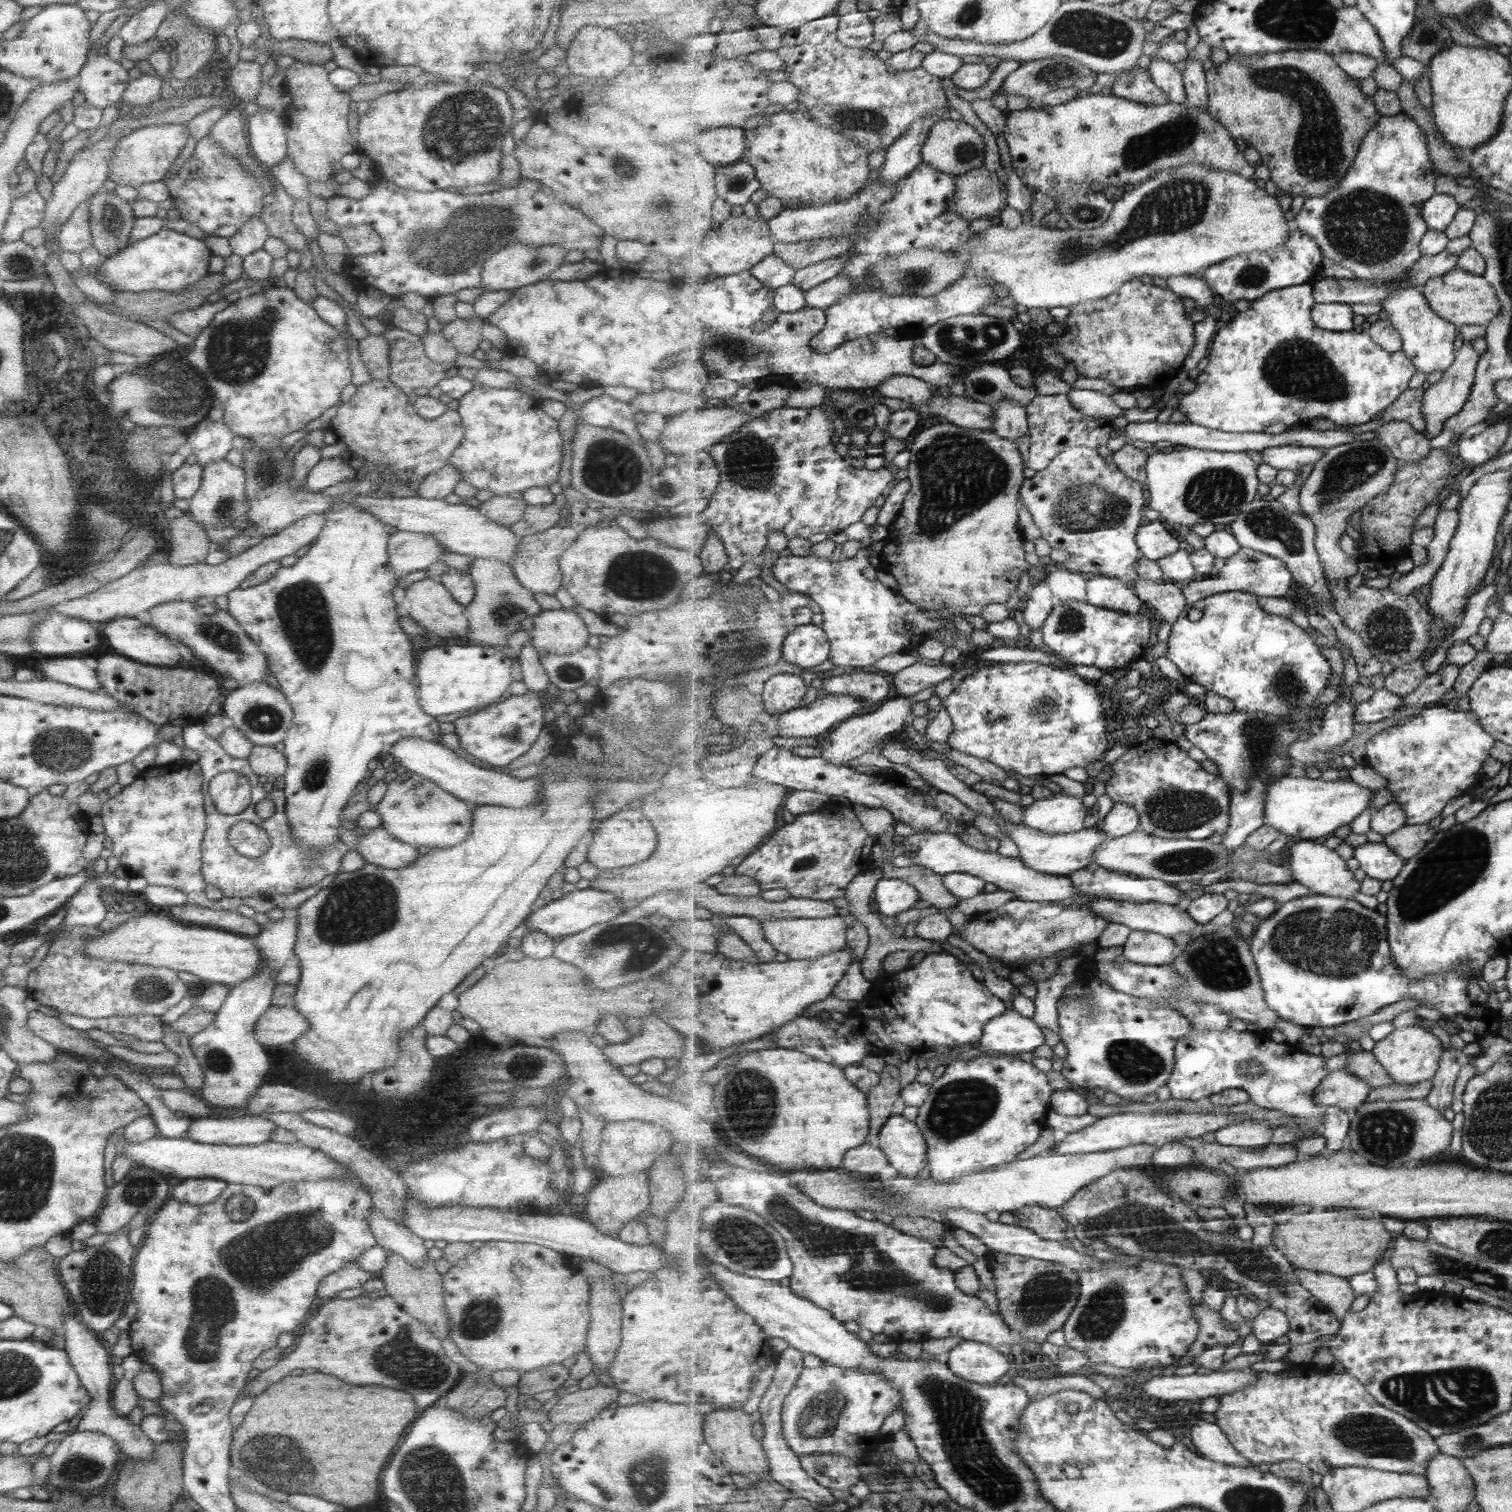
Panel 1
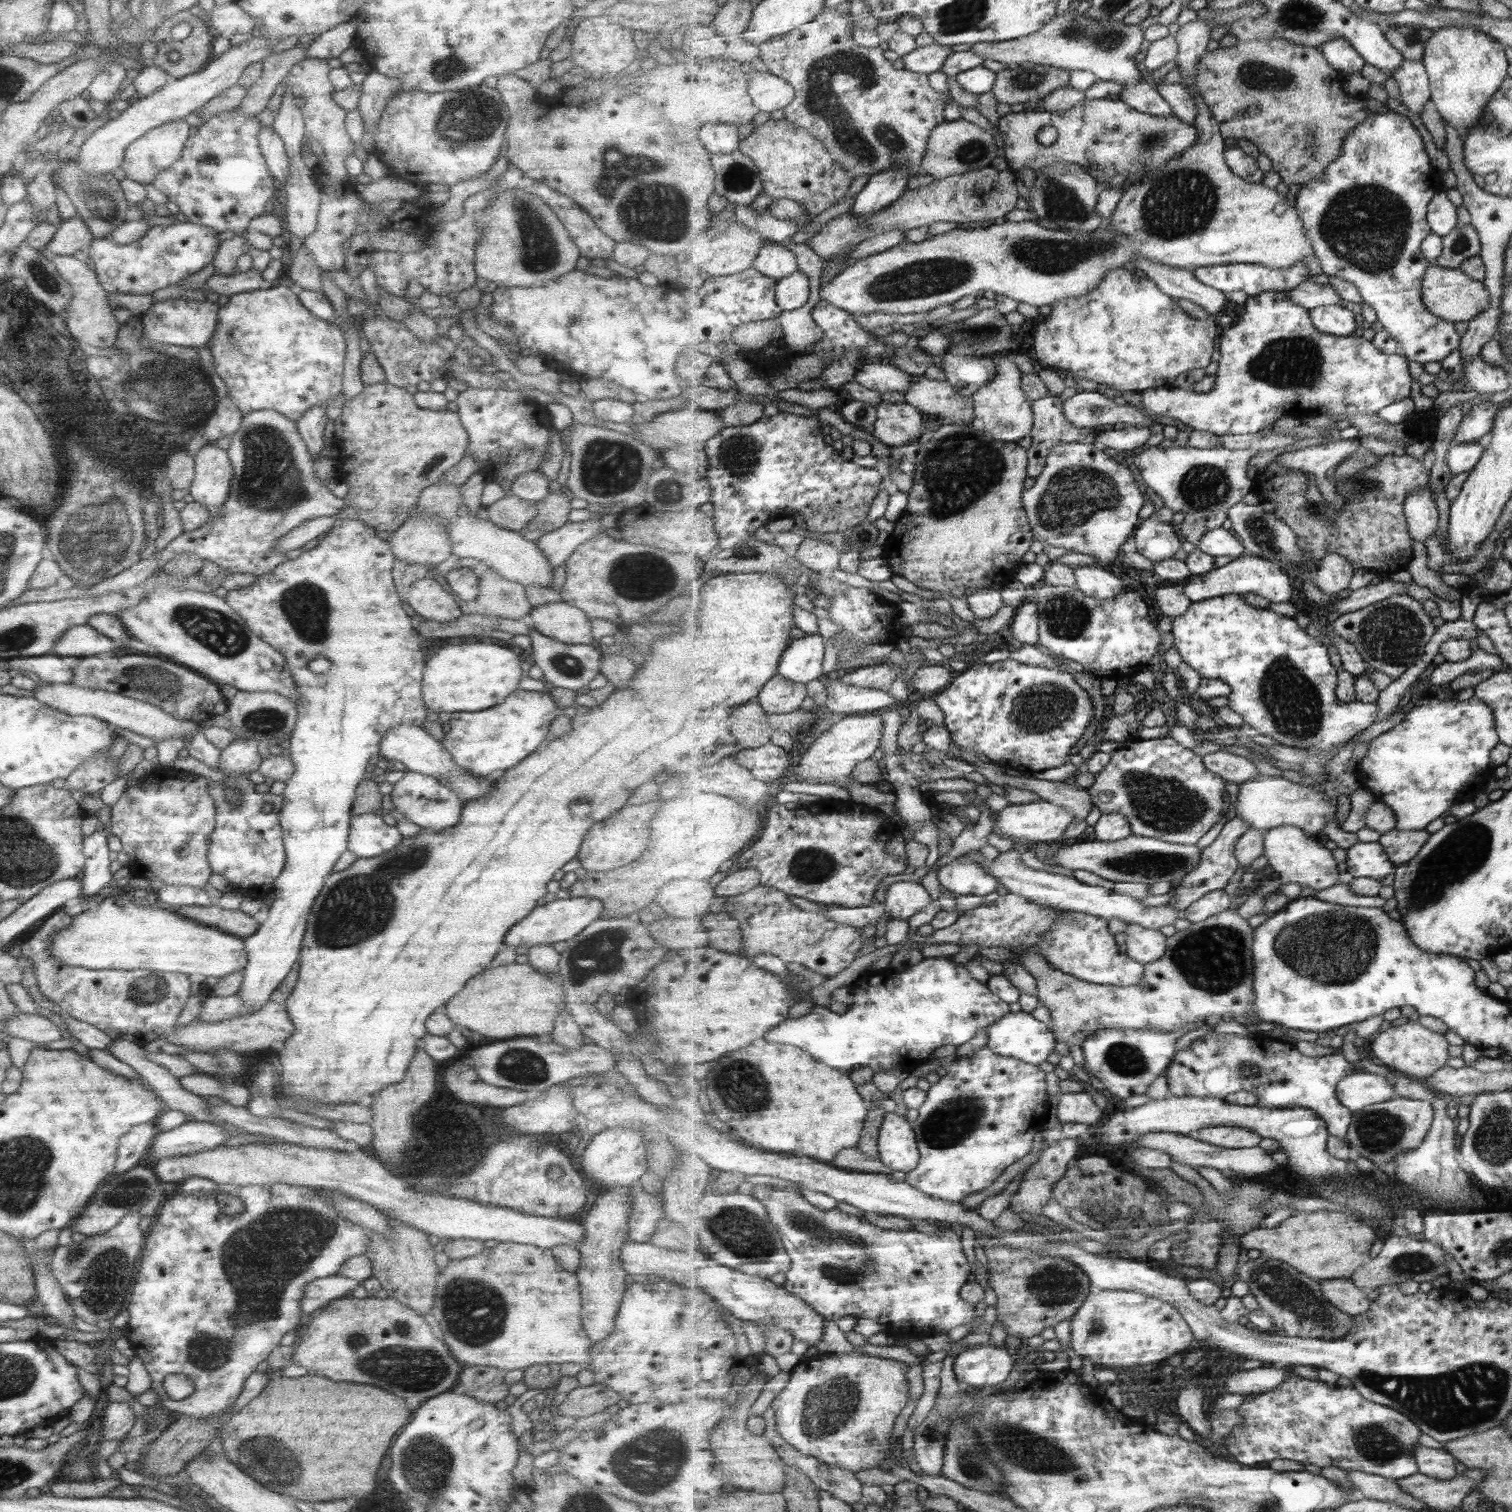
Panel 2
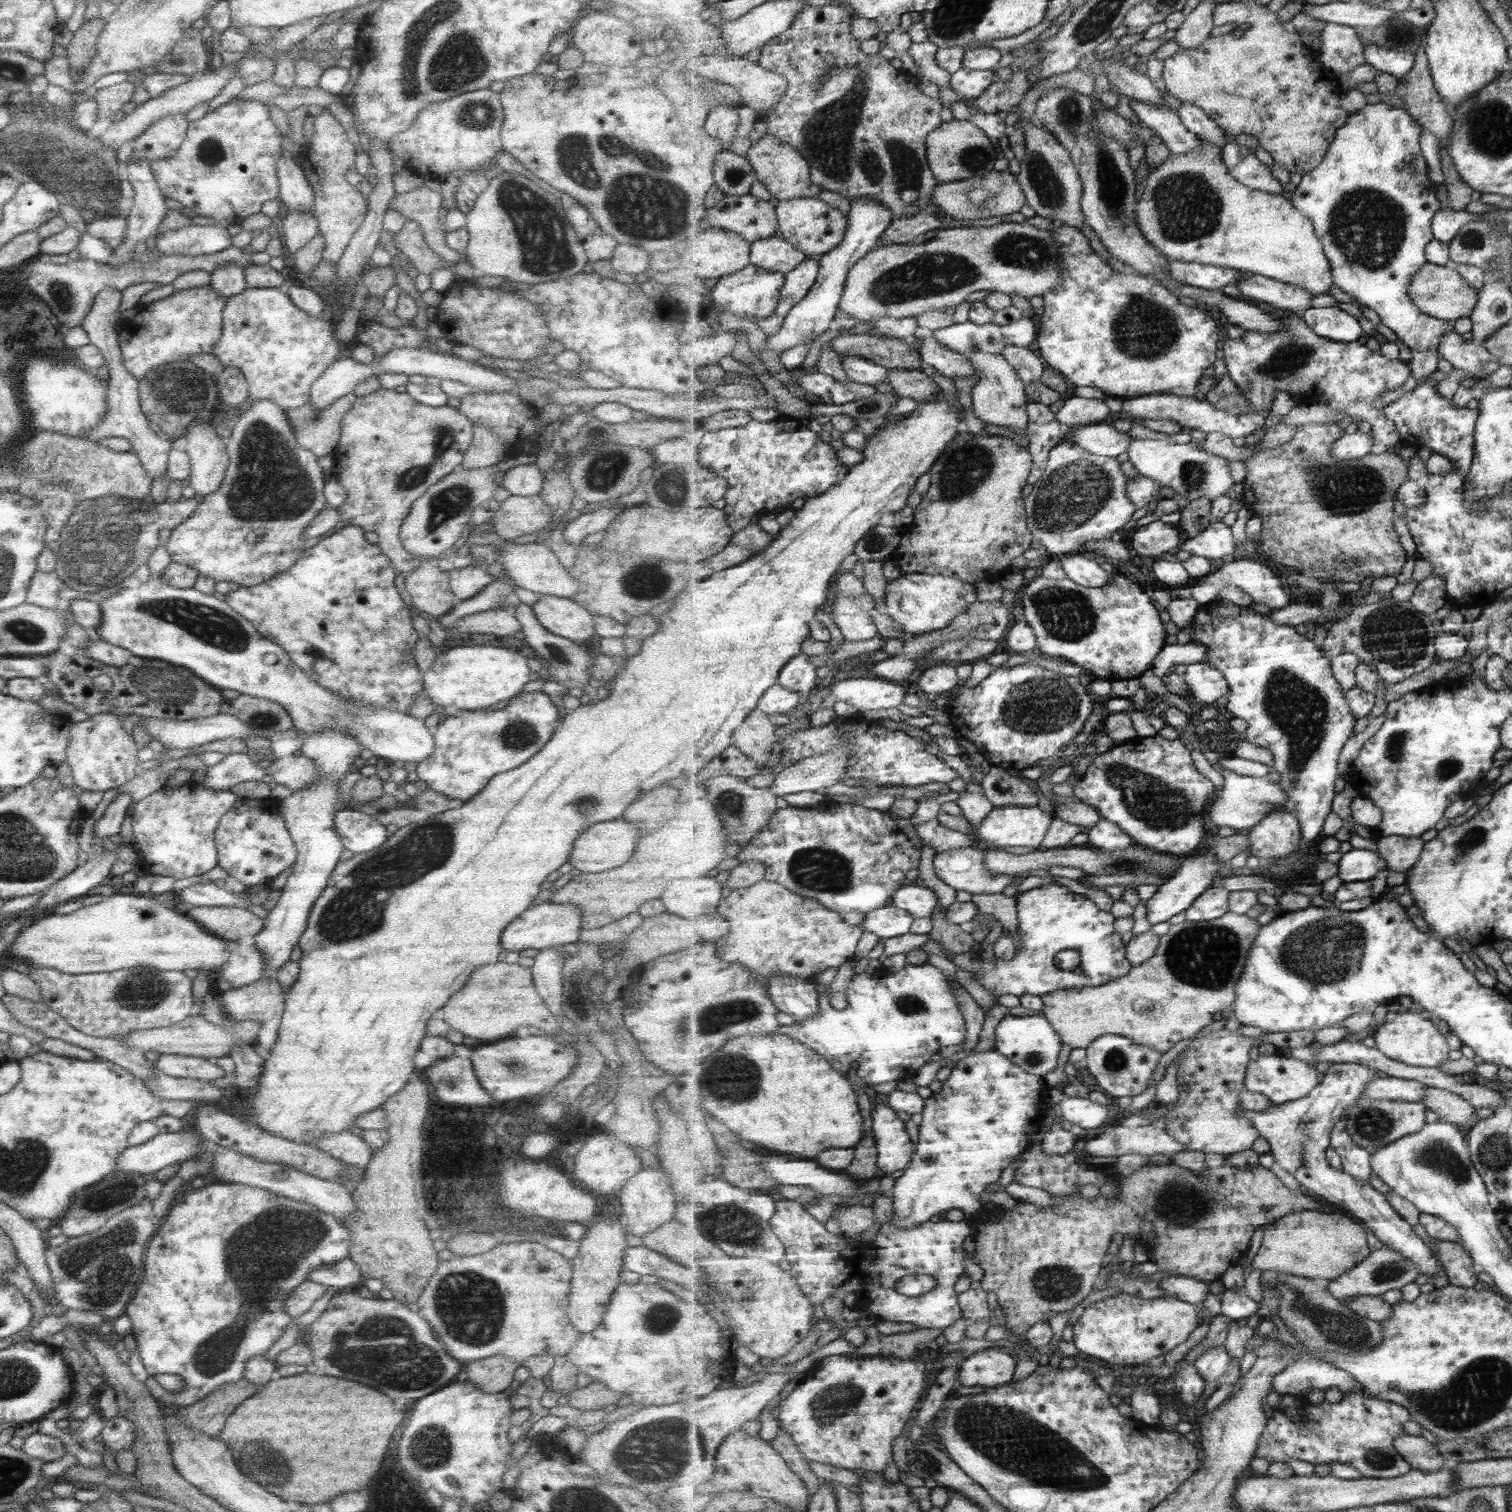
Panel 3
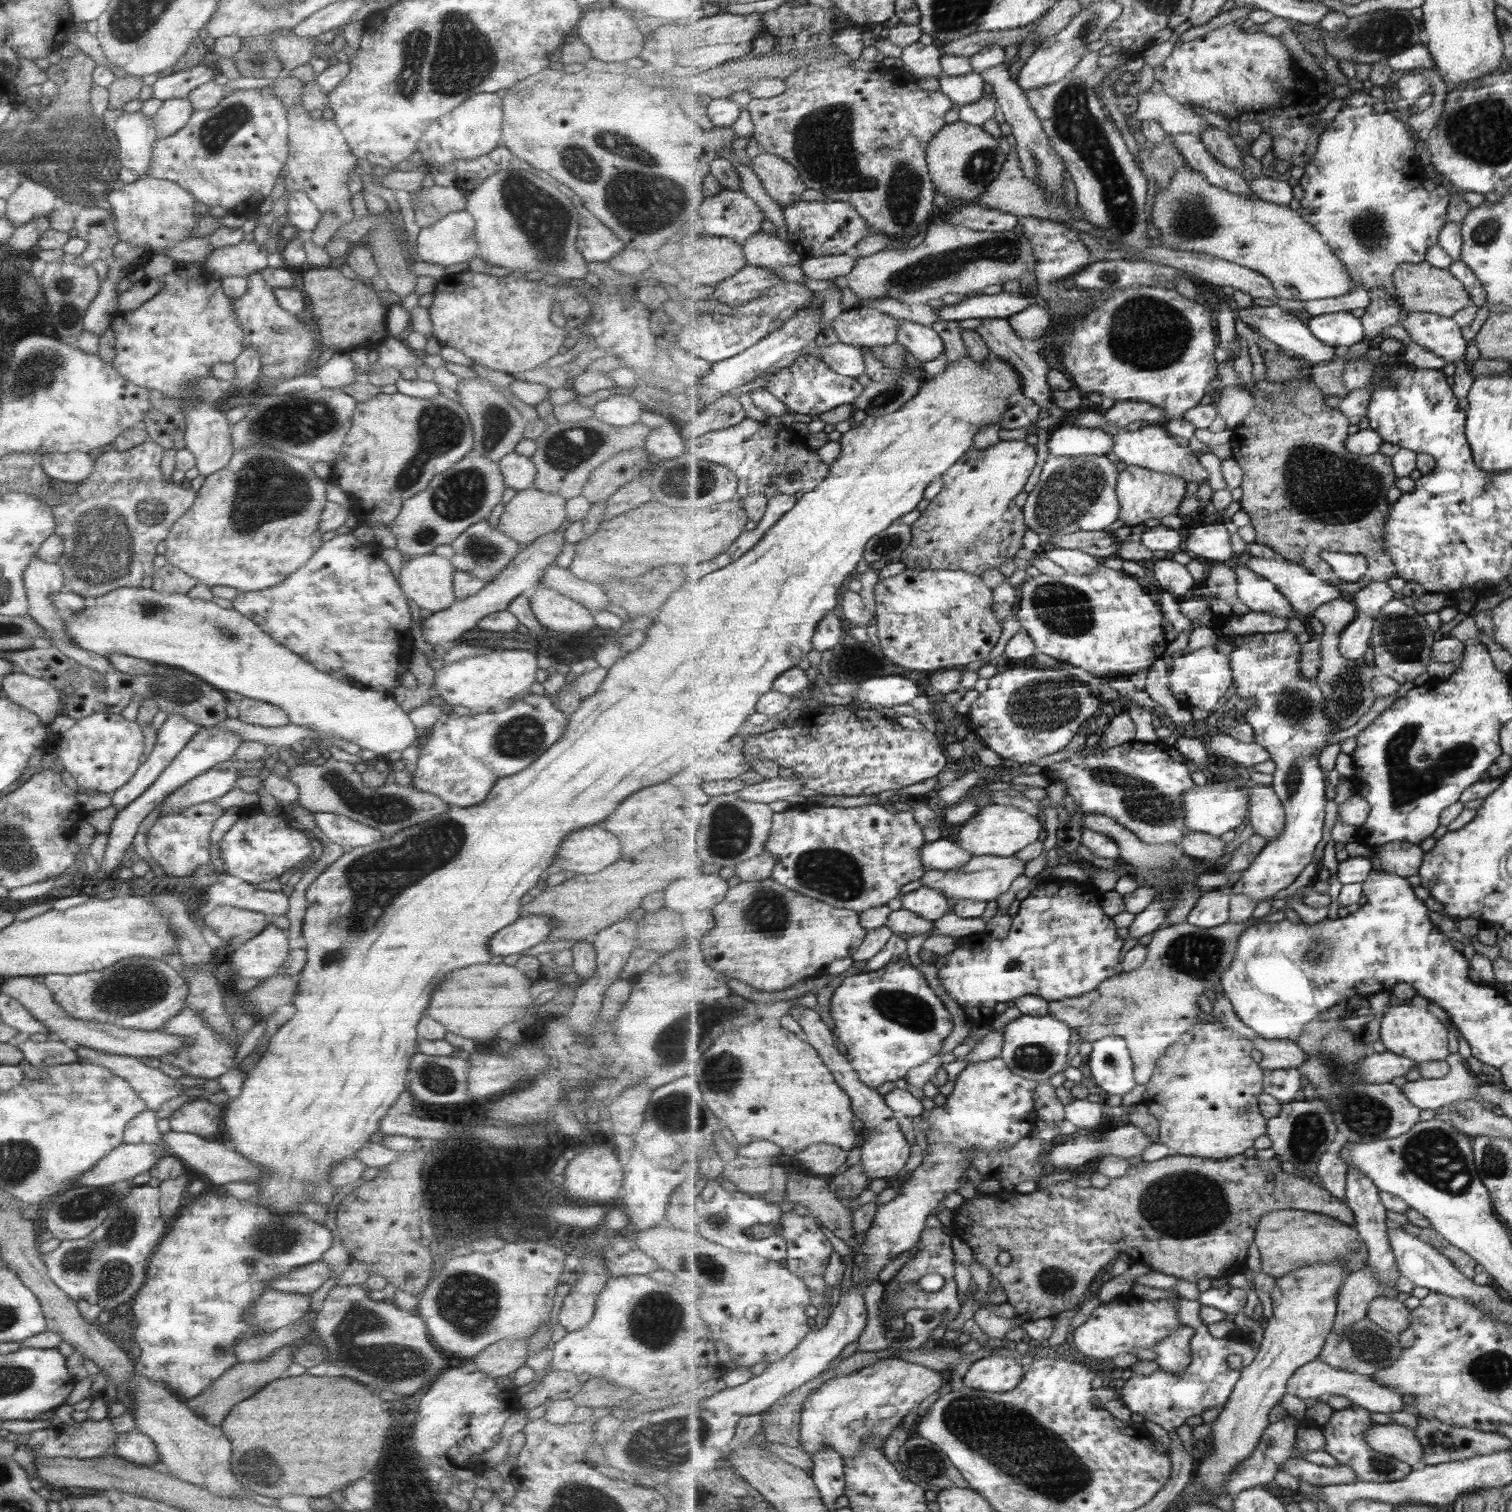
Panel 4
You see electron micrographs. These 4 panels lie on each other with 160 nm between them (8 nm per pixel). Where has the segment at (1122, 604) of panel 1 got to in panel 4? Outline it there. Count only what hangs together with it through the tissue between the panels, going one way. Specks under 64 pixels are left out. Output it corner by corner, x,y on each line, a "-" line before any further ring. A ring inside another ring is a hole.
1045,547
1041,553
1061,566
1069,574
1091,574
1100,565
1096,556
1081,550
1062,549
1059,547

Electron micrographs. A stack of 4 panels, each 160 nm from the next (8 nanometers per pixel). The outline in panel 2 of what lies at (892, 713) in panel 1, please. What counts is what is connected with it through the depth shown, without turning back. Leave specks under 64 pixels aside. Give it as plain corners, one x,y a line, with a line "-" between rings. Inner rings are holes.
875,712
863,715
846,715
840,718
826,731
823,731
811,745
798,756
794,765
794,780
805,779
813,784
834,784
835,781
843,781
849,788
851,799
854,802
876,807
879,804
895,804
897,795
895,792
882,793
879,790
868,788
851,778
851,772
855,766
863,760
869,760
880,748
885,721
883,715

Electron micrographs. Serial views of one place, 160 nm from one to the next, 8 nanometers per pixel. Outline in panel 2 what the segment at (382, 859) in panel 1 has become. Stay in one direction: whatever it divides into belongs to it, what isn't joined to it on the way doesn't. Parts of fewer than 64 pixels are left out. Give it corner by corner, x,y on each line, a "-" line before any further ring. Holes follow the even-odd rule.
365,812
350,818
346,850
357,859
371,859
393,851
401,838
396,828
385,824
379,815

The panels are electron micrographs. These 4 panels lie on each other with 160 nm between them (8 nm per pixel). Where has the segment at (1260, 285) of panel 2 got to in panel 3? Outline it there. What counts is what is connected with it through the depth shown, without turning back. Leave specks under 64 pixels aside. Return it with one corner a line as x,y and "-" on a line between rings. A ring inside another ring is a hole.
1170,261
1168,273
1179,282
1191,286
1221,291
1225,286
1237,286
1244,271
1198,262

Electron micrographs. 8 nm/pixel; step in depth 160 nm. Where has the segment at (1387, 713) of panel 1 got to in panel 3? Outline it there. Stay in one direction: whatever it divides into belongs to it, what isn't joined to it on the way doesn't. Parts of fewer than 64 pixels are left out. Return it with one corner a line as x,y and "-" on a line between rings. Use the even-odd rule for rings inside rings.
1218,599
1201,606
1199,612
1195,615
1194,621
1186,626
1190,630
1191,643
1195,642
1197,645
1202,645
1207,648
1206,662
1212,664
1217,670
1222,672
1222,675
1228,680
1230,688
1228,694
1228,701
1226,710
1231,712
1235,717
1246,720
1248,722
1248,729
1246,730
1246,740
1249,742
1264,746
1273,752
1275,755
1275,764
1273,769
1281,774
1280,785
1288,792
1290,801
1288,806
1297,814
1301,823
1301,832
1303,832
1303,850
1312,852
1315,847
1315,840
1321,836
1323,830
1323,822
1325,818
1331,814
1331,806
1335,800
1335,782
1340,778
1339,772
1339,754
1345,748
1345,744
1349,742
1349,738
1354,735
1353,728
1357,724
1357,716
1352,711
1351,705
1345,696
1346,691
1342,689
1340,682
1336,679
1332,671
1332,661
1326,655
1326,652
1317,646
1313,640
1309,640
1307,636
1299,634
1294,626
1279,624
1267,615
1261,615
1249,607
1242,607
1235,603
1230,603
1229,600

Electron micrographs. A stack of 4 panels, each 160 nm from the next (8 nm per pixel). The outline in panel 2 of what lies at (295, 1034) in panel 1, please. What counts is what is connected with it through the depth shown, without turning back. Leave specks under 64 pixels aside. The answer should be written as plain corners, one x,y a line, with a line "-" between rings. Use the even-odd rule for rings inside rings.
267,1001
259,1010
251,1014
237,1015
229,1020
219,1022
201,1022
194,1018
185,1026
175,1026
163,1036
171,1044
195,1050
195,1052
209,1052
225,1049
236,1053
249,1053
276,1048
292,1035
293,1025
284,1009
284,1005

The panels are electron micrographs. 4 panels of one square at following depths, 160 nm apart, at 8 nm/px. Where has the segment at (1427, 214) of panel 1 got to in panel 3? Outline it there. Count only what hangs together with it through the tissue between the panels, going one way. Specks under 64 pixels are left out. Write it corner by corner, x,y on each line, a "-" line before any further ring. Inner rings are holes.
1449,206
1446,208
1441,207
1432,220
1434,238
1449,244
1463,226
1469,221
1478,220
1479,218
1479,213
1475,214
1465,210
1455,210

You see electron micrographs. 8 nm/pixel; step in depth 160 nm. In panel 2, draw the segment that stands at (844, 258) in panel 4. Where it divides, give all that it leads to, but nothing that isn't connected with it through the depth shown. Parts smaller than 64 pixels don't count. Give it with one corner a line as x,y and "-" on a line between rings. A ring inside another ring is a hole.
797,271
791,276
778,280
776,286
776,301
784,311
801,309
809,302
809,278
803,272

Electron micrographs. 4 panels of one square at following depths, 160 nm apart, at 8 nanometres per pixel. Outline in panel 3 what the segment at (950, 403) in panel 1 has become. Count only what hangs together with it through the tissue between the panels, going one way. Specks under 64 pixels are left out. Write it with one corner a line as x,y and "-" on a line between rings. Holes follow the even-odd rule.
889,370
887,383
901,398
911,398
919,405
933,403
941,395
939,384
919,370

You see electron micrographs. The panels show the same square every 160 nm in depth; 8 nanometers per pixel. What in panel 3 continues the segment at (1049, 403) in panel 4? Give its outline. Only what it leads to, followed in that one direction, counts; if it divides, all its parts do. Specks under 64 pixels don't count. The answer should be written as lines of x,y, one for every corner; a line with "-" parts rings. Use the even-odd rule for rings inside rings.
1010,344
999,354
1003,354
1007,358
1026,386
1041,382
1041,378
1046,372
1044,359
1037,356
1033,350
1029,350
1029,347
1017,347

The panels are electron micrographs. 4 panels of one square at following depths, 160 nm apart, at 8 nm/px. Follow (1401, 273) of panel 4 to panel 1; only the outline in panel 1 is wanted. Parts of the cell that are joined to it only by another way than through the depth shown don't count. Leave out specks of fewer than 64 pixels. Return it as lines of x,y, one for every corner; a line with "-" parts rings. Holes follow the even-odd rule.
1459,267
1443,276
1428,280
1423,285
1422,291
1430,307
1439,316
1445,317
1445,320
1452,321
1457,326
1478,324
1487,327
1503,312
1496,288
1484,275
1467,272
1465,269
1460,269

